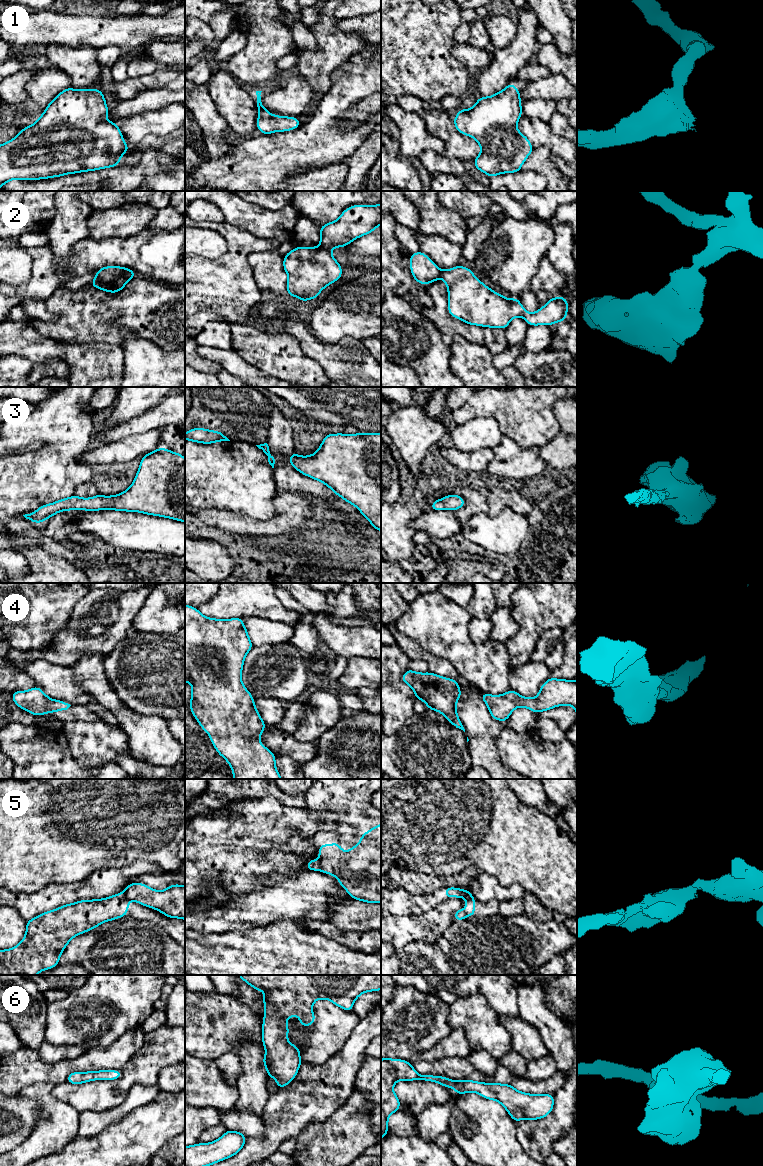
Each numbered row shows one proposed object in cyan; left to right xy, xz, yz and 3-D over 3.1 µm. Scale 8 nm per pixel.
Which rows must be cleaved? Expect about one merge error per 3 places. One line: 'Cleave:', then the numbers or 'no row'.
Cleave: 2, 5

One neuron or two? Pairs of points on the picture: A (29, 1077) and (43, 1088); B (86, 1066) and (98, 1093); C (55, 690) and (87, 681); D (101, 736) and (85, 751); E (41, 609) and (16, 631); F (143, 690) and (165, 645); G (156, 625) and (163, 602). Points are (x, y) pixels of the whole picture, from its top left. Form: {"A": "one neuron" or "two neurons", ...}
{"A": "two neurons", "B": "two neurons", "C": "two neurons", "D": "one neuron", "E": "one neuron", "F": "one neuron", "G": "one neuron"}

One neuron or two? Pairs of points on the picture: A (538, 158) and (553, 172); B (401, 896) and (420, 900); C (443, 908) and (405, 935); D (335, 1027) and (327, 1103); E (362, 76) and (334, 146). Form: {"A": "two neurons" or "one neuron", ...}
{"A": "one neuron", "B": "one neuron", "C": "one neuron", "D": "two neurons", "E": "one neuron"}

